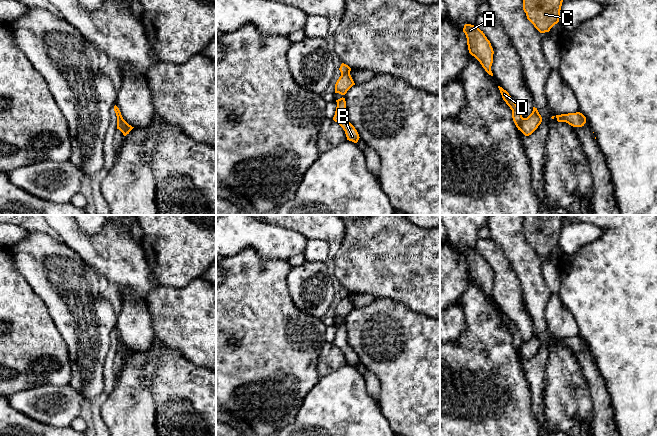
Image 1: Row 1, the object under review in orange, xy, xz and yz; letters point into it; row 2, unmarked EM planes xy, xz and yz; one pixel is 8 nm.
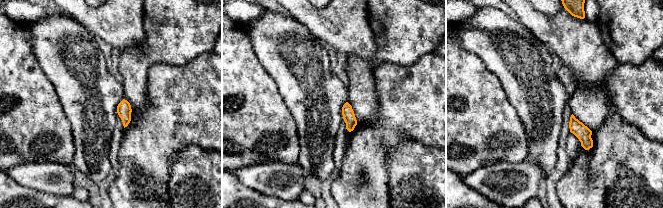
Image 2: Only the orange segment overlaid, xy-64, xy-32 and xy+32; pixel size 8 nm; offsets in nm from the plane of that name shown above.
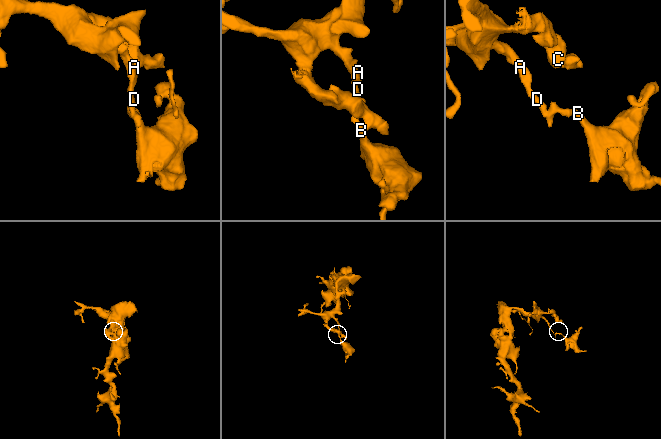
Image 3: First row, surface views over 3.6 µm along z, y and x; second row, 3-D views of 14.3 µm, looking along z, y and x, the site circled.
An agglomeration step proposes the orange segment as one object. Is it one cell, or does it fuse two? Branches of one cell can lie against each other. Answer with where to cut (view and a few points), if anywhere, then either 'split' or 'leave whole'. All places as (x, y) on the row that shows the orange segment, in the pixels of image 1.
cut in yz along (523, 118), (520, 130); split

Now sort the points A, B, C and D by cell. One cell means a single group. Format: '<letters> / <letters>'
A C D / B

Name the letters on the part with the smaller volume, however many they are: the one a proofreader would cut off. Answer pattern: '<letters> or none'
B

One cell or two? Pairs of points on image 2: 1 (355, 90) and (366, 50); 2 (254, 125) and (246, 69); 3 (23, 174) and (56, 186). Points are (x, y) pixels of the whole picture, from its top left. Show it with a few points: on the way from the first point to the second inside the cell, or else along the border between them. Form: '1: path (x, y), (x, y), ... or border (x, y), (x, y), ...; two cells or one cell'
1: border (347, 57), (358, 57), (372, 65); two cells
2: path (247, 111), (246, 83); one cell
3: path (31, 175), (44, 177), (48, 181); one cell

